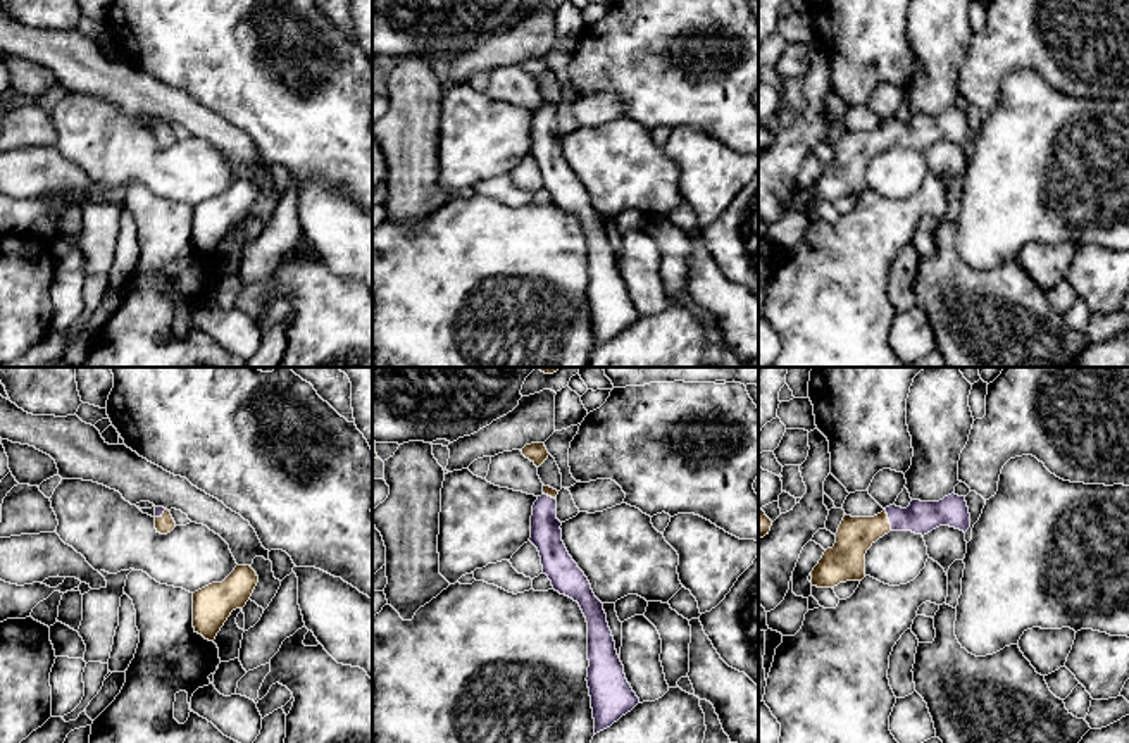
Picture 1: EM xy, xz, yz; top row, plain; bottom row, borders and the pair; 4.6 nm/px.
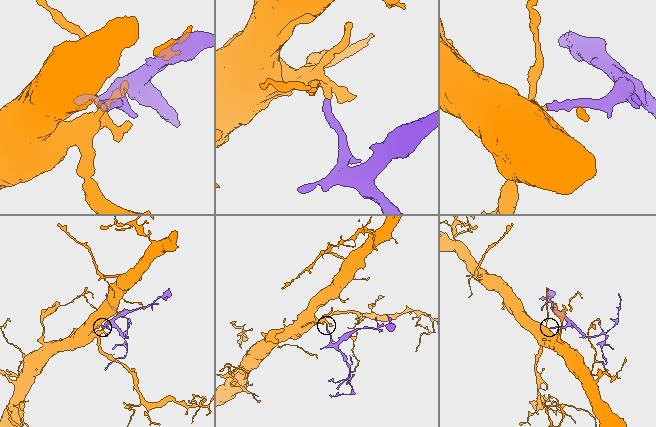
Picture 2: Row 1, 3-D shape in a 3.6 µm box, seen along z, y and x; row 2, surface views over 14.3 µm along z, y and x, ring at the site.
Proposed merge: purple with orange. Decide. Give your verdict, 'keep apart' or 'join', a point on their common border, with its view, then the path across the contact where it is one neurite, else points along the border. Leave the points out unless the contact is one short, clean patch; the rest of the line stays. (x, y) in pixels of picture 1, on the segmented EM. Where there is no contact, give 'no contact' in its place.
join | yz (890, 519) | across yz (921, 518), (890, 519), (855, 535)

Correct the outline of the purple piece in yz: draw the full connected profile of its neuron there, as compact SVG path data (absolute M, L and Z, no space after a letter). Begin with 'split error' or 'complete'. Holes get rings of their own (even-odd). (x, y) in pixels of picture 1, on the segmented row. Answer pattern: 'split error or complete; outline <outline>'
split error; outline M955 493L939 502L912 500L907 509L889 505L874 517L843 517L836 543L827 548L812 571L812 586L834 588L846 581L865 578L867 550L889 531L912 531L927 534L939 526L960 531L970 528L970 514L965 496Z

